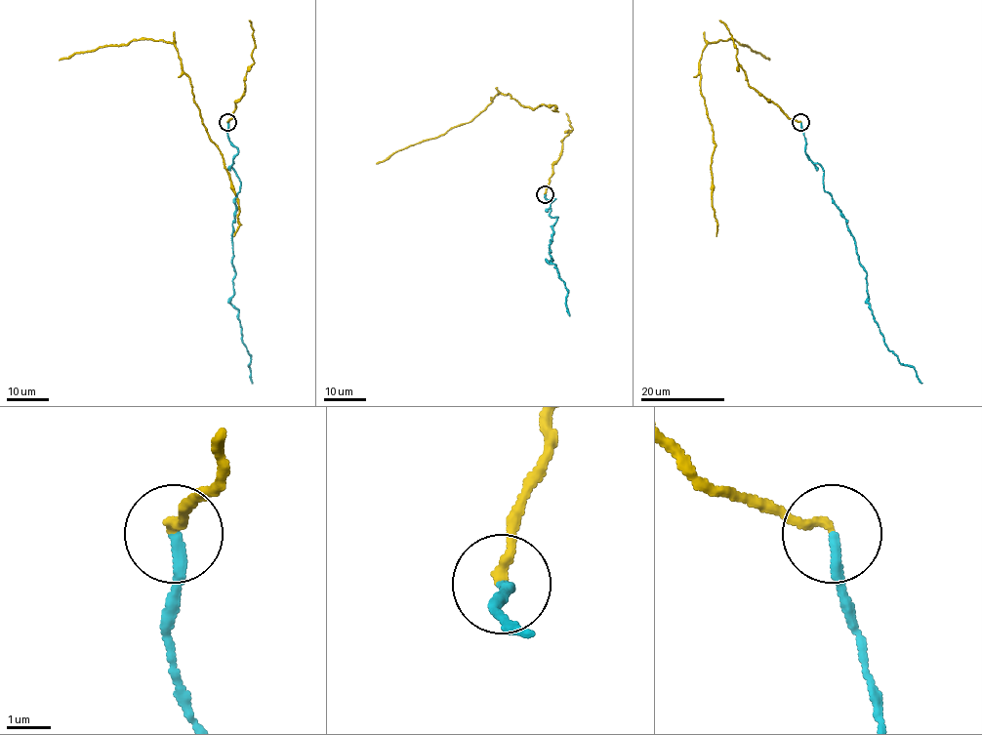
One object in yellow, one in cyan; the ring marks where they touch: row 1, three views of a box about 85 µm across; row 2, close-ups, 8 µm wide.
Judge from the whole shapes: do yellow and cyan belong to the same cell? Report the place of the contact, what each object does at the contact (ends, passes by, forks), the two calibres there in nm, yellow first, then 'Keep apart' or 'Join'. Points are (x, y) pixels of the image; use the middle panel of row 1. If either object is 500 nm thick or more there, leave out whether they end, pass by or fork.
Place: (545, 194). At the ring yellow ends. At the ring cyan ends. Thickness 220 nm (yellow) against 260 nm. Join

